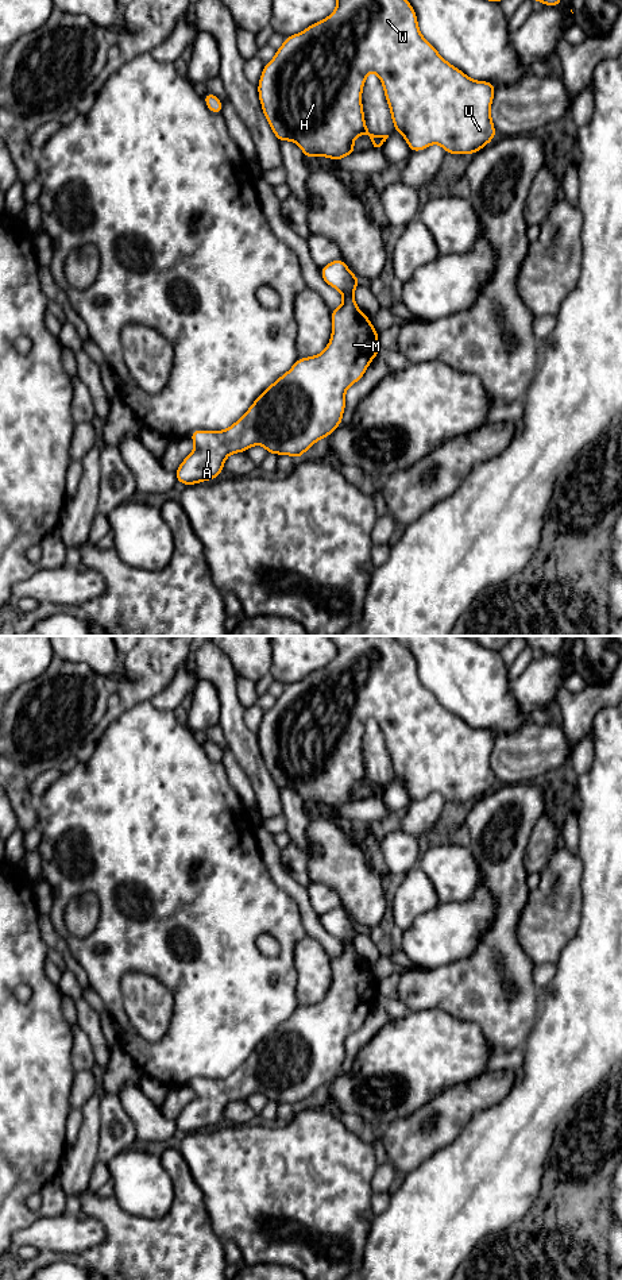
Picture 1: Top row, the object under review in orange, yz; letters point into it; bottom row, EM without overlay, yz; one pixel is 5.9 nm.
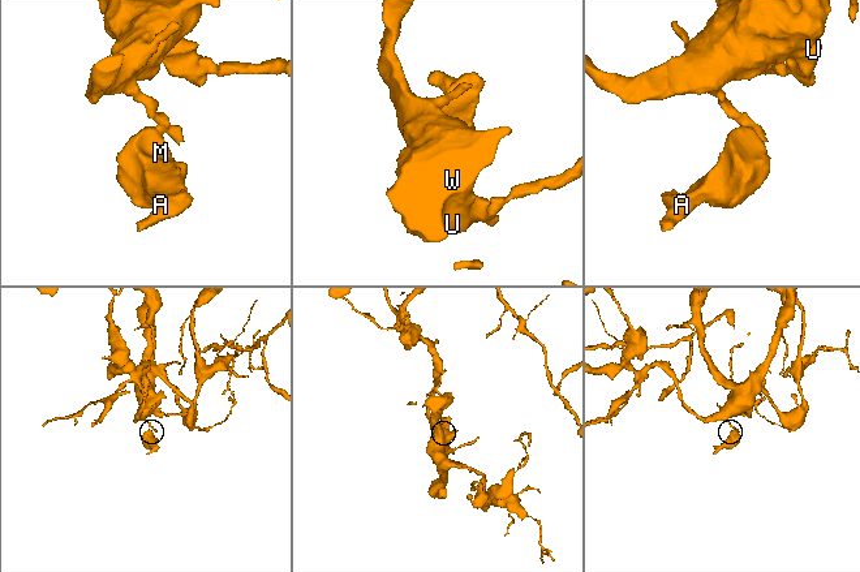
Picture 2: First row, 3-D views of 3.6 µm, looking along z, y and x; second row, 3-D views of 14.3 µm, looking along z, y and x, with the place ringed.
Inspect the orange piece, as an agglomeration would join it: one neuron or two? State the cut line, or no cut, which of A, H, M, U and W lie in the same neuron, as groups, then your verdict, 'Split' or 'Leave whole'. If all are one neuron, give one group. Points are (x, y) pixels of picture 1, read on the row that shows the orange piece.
Split along yz (343, 293), (352, 295). Groups: A M / H U W. Split

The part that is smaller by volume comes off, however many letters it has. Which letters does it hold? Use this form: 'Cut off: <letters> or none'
Cut off: A, M

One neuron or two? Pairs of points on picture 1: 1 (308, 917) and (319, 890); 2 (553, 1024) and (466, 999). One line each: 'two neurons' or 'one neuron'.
1: two neurons
2: two neurons

